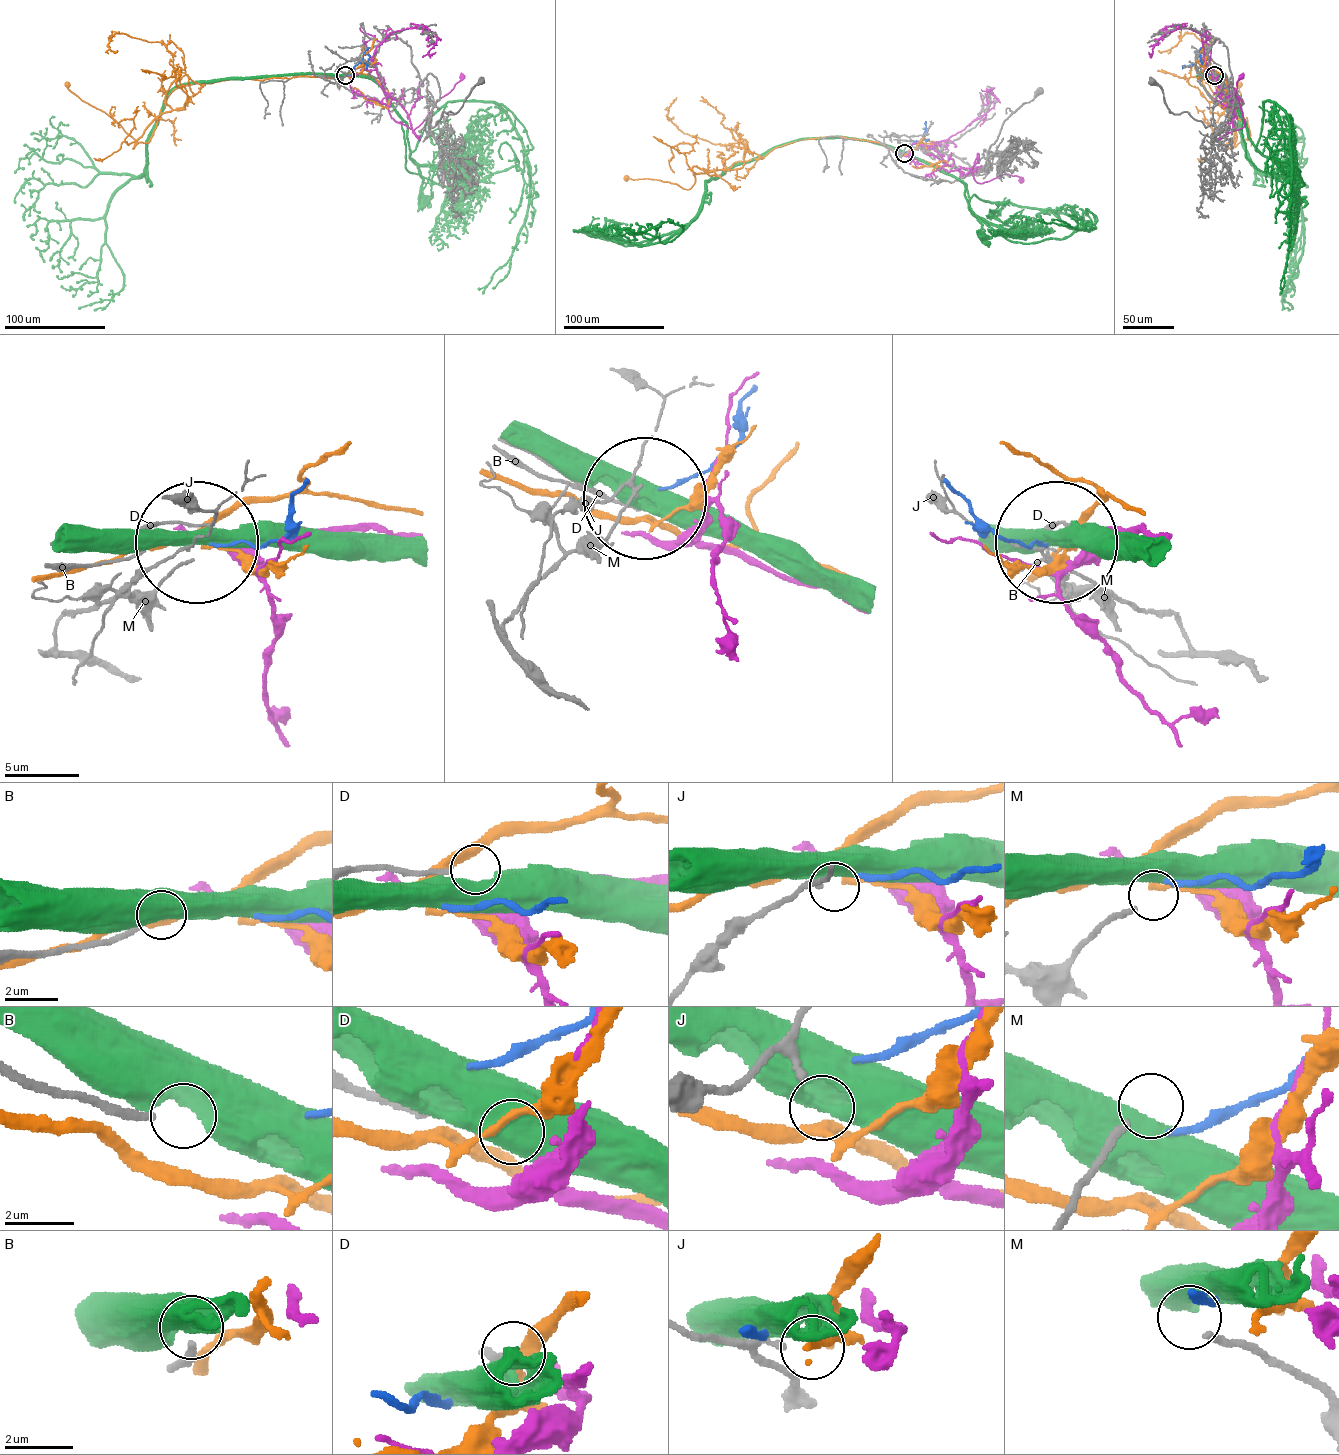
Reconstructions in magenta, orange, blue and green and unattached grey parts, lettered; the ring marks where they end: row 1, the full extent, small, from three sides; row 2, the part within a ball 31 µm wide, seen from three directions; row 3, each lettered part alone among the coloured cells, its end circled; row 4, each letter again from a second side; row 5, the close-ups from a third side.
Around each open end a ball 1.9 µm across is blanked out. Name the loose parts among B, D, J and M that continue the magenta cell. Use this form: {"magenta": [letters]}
{"magenta": []}

